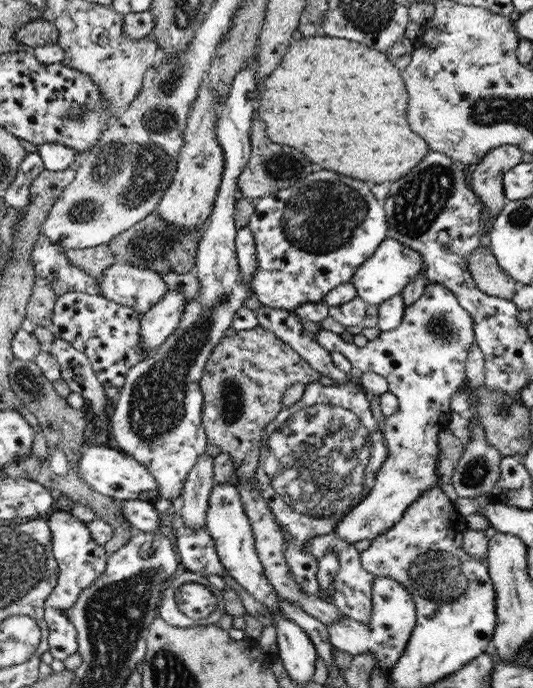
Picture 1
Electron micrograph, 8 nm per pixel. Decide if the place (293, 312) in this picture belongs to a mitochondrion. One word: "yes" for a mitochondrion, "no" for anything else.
no

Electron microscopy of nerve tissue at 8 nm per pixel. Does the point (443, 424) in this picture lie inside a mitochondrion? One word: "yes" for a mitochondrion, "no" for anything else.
no

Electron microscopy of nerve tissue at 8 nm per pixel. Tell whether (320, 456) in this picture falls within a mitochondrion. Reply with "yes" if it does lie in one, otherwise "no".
yes

